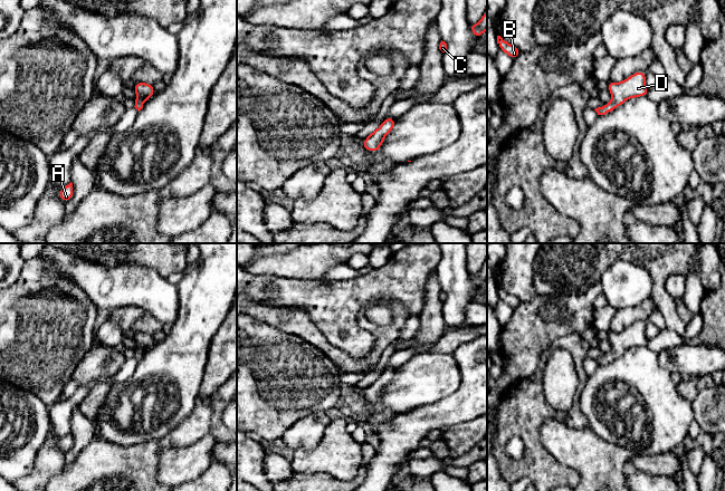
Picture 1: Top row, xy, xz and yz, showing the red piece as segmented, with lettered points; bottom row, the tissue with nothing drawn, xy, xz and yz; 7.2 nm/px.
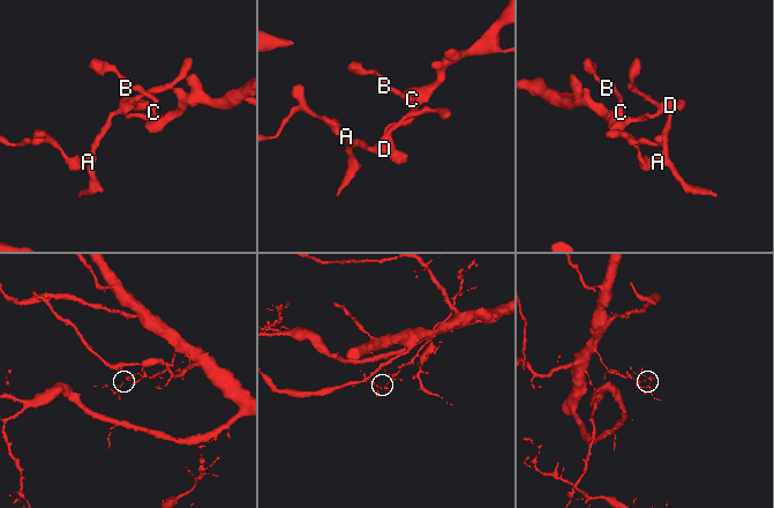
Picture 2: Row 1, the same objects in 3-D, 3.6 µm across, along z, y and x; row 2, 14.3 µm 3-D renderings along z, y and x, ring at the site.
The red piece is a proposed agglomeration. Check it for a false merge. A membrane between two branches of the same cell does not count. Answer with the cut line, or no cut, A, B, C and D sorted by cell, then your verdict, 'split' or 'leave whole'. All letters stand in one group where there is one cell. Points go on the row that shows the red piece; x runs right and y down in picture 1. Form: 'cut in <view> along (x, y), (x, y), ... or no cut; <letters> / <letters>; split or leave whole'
no cut; A B C D; leave whole

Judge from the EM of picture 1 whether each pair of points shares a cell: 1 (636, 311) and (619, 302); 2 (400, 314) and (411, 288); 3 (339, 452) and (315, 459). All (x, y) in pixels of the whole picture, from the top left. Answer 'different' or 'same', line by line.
1: different
2: different
3: same

